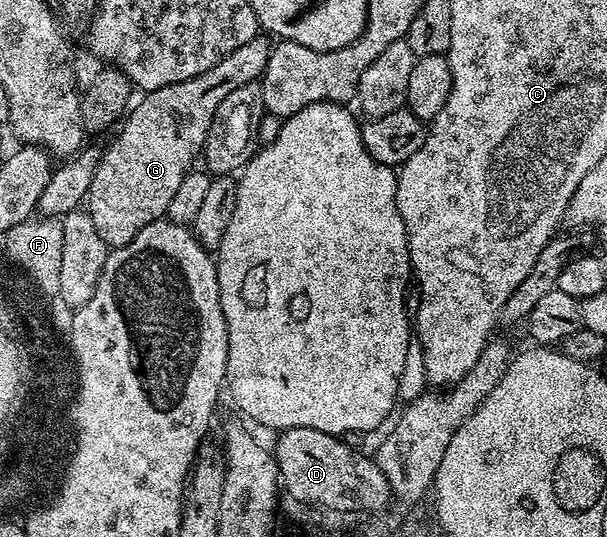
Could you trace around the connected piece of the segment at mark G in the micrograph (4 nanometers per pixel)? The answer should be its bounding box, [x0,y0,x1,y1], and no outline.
[86,35,272,247]

